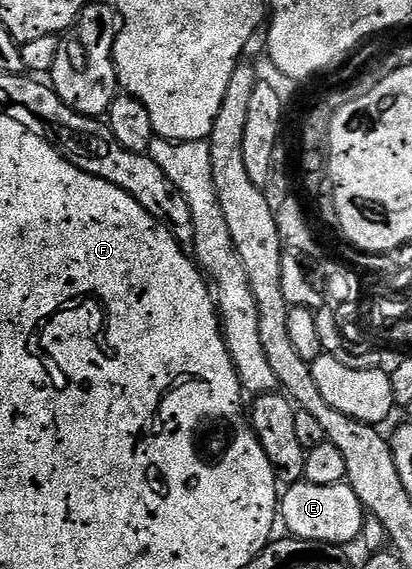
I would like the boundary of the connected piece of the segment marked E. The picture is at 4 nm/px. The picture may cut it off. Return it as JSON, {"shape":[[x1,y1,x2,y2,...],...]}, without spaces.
{"shape":[[307,481,290,482,284,487,279,498,279,522,286,526,288,533,294,538,302,538,308,542,321,542,325,546,348,547,348,542,356,543,361,537,361,529,365,523,367,511,362,506,359,496,349,487,348,481,339,484,311,484]]}

